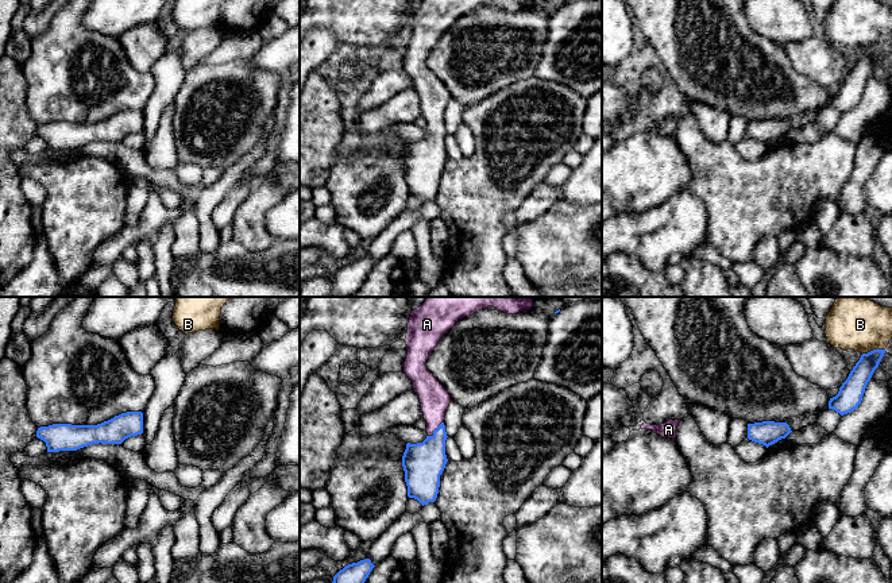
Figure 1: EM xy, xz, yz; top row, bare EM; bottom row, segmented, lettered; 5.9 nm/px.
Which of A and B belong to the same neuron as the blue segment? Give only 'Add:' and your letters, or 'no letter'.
Add: A

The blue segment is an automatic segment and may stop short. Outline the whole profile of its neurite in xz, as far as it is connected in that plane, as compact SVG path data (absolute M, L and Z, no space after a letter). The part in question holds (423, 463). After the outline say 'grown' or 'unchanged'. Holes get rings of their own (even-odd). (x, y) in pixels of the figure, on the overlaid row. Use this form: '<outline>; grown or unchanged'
M428 297L421 306L412 310L405 339L408 355L403 372L418 395L428 436L422 443L406 444L402 467L408 497L422 506L436 501L440 475L448 462L444 420L452 401L447 389L428 370L428 356L459 320L489 306L517 314L529 310L533 304L533 298L528 297Z; grown

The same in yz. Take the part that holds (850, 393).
M873 350L868 354L862 354L860 360L850 371L847 379L839 387L838 394L830 398L829 409L835 410L841 416L857 409L862 401L865 387L874 370L879 367L884 354L885 350Z; unchanged

